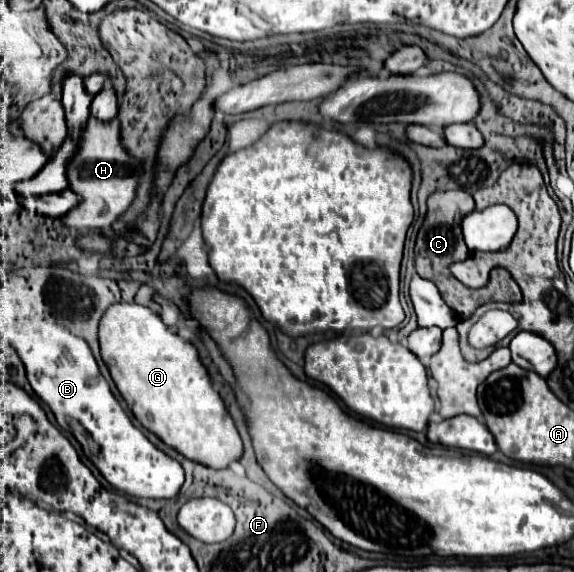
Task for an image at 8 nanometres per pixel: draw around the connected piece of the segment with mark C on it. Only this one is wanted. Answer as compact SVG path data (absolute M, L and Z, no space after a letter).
M449 190L449 192L435 192L429 196L427 200L427 216L423 220L423 226L417 234L417 244L415 244L415 268L417 274L431 280L443 300L449 304L449 308L453 312L457 312L457 316L461 320L469 318L481 304L487 302L519 302L521 300L521 290L519 286L513 282L511 274L505 270L505 282L499 282L499 286L485 286L479 290L467 288L463 286L449 270L449 266L453 262L465 260L469 254L469 248L463 242L463 234L461 234L461 220L471 214L475 210L475 202L471 194L465 194L463 190Z

